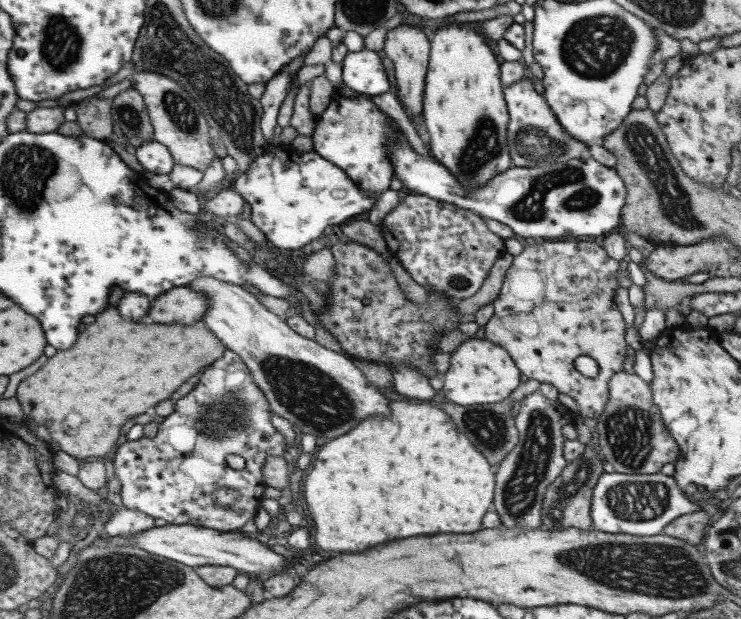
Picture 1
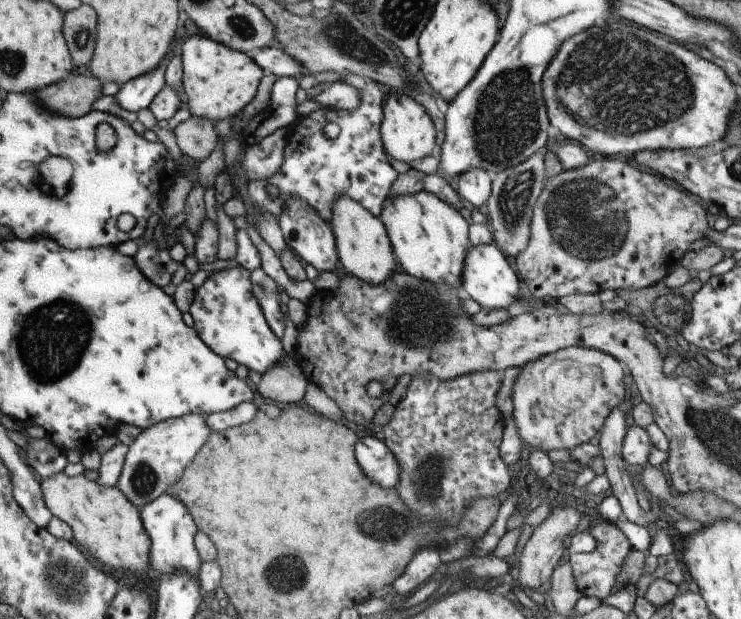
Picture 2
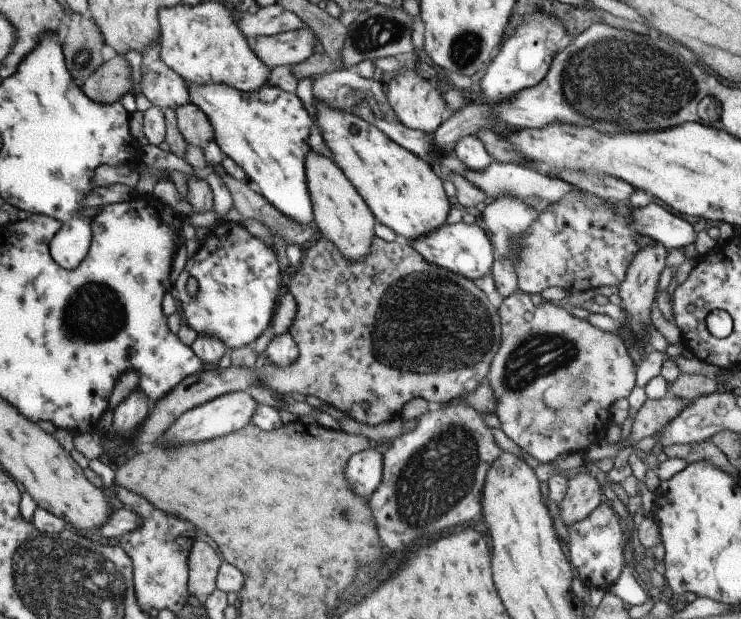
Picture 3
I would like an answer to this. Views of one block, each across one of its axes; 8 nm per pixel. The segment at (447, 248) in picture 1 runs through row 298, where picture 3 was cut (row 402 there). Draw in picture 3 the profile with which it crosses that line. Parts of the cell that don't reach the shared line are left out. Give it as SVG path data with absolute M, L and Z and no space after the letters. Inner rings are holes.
M466 396L458 398L454 405L450 402L442 404L441 406L431 406L426 414L418 416L414 429L405 431L402 436L398 436L398 438L394 438L394 440L392 440L392 444L383 455L384 471L382 482L380 486L376 488L374 494L367 499L368 504L370 504L370 510L372 510L372 514L374 514L374 522L376 522L376 529L380 536L380 541L383 544L386 544L392 552L402 552L404 548L410 548L410 546L412 546L418 538L422 538L422 536L440 534L440 532L444 532L444 530L448 530L448 528L452 528L452 526L462 526L462 524L466 524L466 522L474 520L476 516L480 516L482 506L480 506L478 496L480 496L481 490L484 490L486 474L490 472L490 466L494 464L494 460L497 460L498 456L501 456L501 454L502 450L500 449L500 446L496 444L492 430L486 426L482 418L482 414L480 412L476 412L470 404L466 404Z

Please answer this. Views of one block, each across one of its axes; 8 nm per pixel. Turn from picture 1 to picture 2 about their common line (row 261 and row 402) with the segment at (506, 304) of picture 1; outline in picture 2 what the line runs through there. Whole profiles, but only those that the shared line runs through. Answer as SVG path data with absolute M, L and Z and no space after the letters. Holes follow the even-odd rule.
M584 345L564 347L526 362L512 386L512 416L523 444L547 453L588 444L602 430L612 408L628 395L622 366L615 356Z

